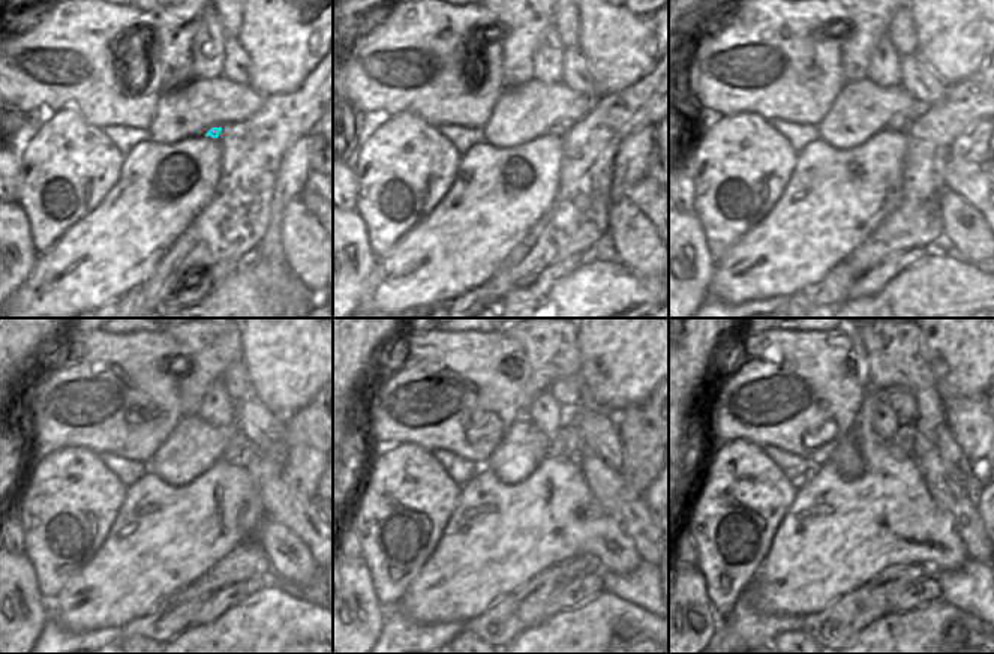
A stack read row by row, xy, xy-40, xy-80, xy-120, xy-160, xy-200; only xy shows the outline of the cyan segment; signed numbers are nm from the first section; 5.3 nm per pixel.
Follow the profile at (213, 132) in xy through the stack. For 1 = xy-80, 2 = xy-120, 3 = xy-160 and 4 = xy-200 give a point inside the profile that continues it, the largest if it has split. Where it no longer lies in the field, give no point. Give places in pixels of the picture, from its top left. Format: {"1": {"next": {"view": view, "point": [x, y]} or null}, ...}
{"1": {"next": {"view": "xy-80", "point": [898, 122]}}, "2": {"next": {"view": "xy-120", "point": [237, 446]}}, "3": {"next": {"view": "xy-160", "point": [567, 443]}}, "4": {"next": {"view": "xy-200", "point": [903, 441]}}}

